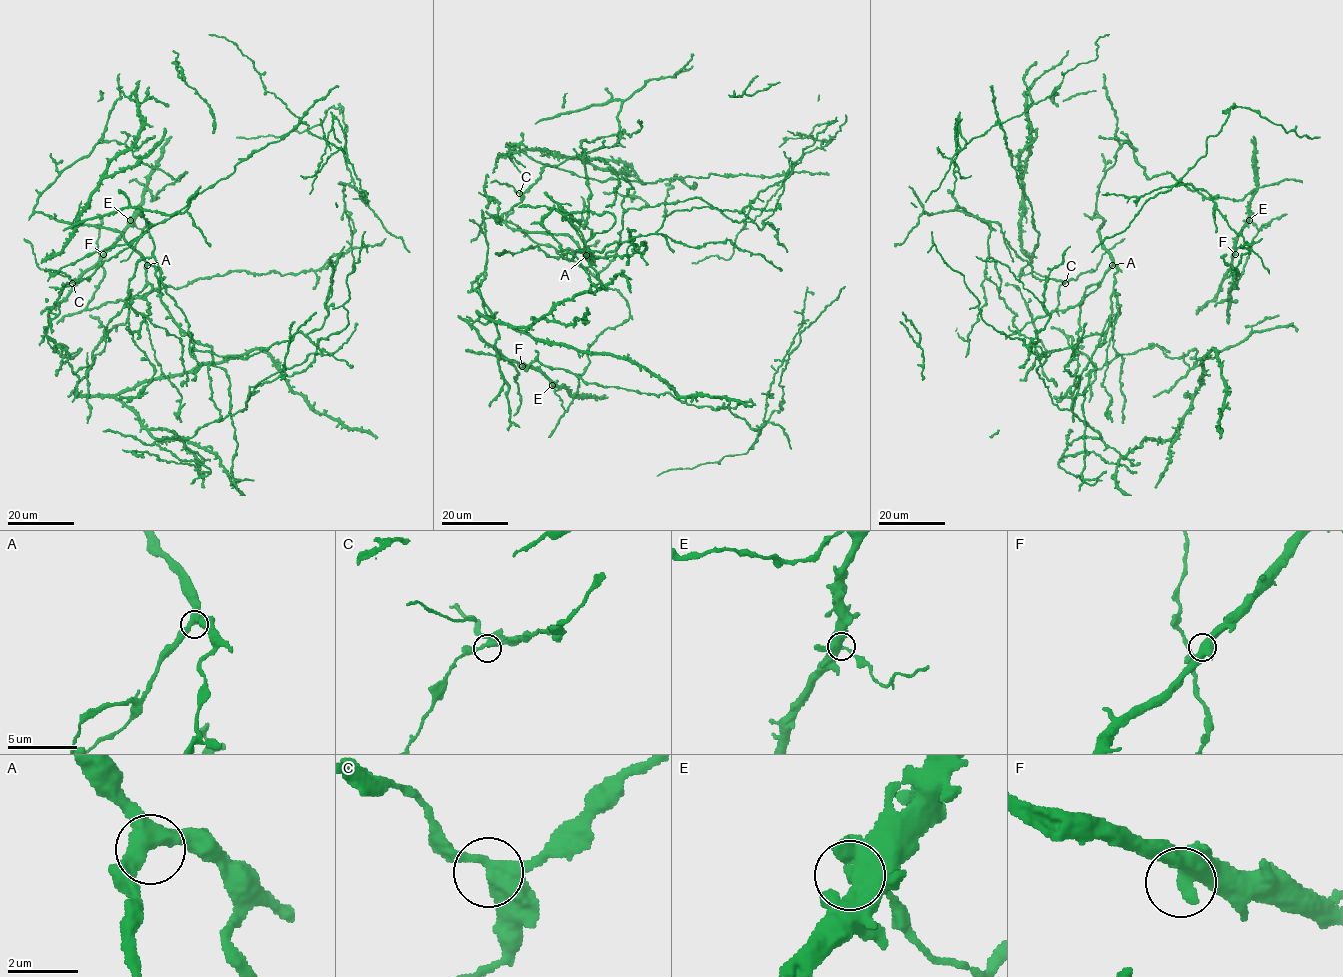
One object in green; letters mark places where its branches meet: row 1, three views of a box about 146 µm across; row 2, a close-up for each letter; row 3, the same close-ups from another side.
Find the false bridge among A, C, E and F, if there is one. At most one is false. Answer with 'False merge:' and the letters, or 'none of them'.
False merge: E

